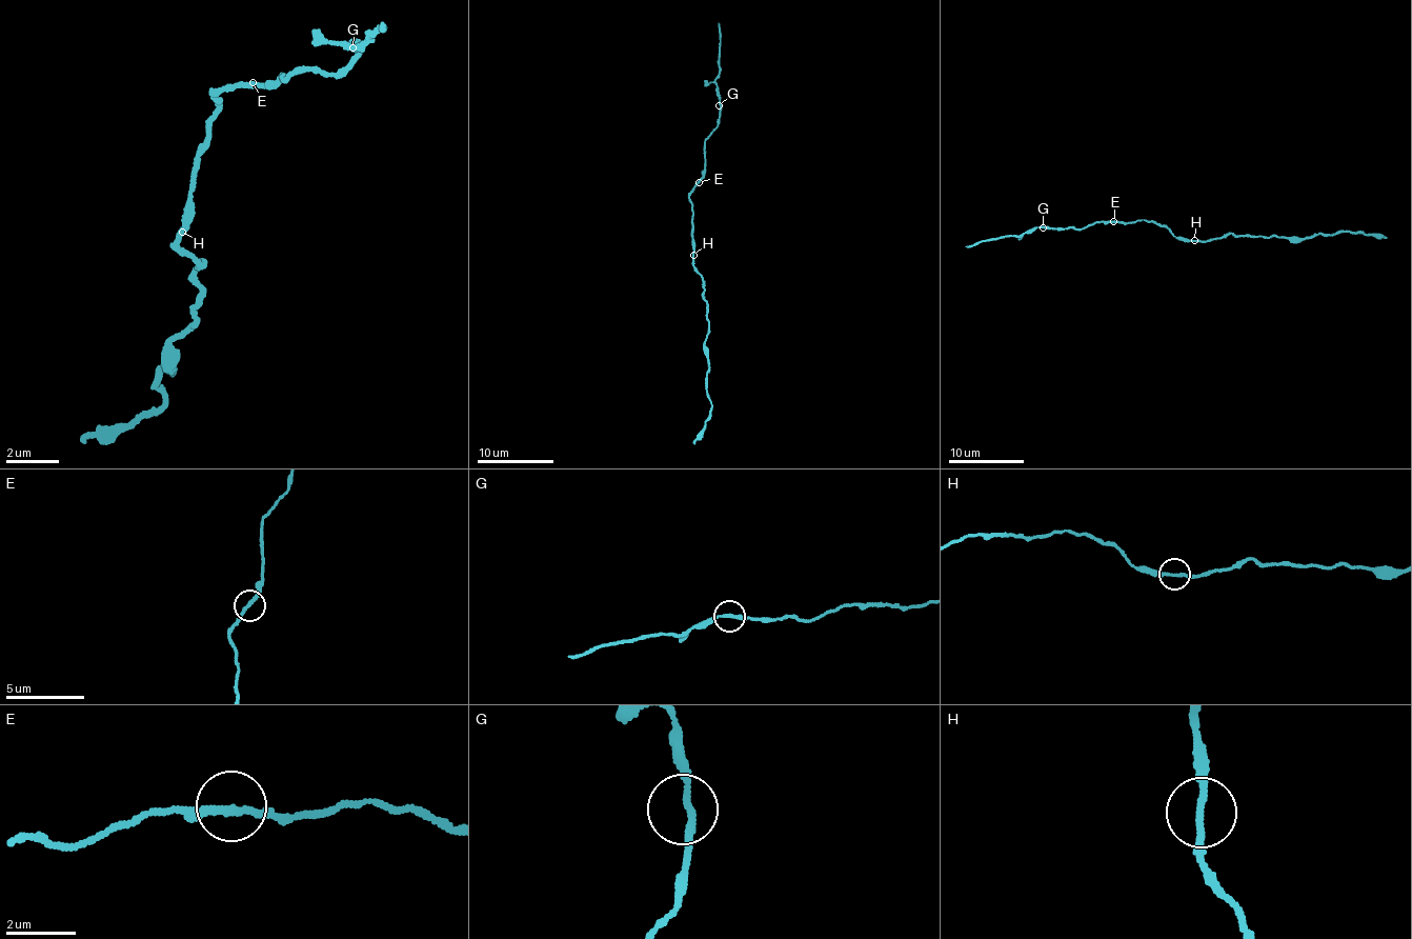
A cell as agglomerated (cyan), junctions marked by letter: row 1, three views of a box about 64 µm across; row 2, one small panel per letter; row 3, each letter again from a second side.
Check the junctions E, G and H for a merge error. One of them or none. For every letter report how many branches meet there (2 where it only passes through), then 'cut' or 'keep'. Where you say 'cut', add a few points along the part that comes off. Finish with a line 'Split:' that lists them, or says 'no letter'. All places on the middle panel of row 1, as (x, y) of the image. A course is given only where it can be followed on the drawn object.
E: 2 branches meet; keep
G: 2 branches meet; keep
H: 2 branches meet; keep
Split: no letter

